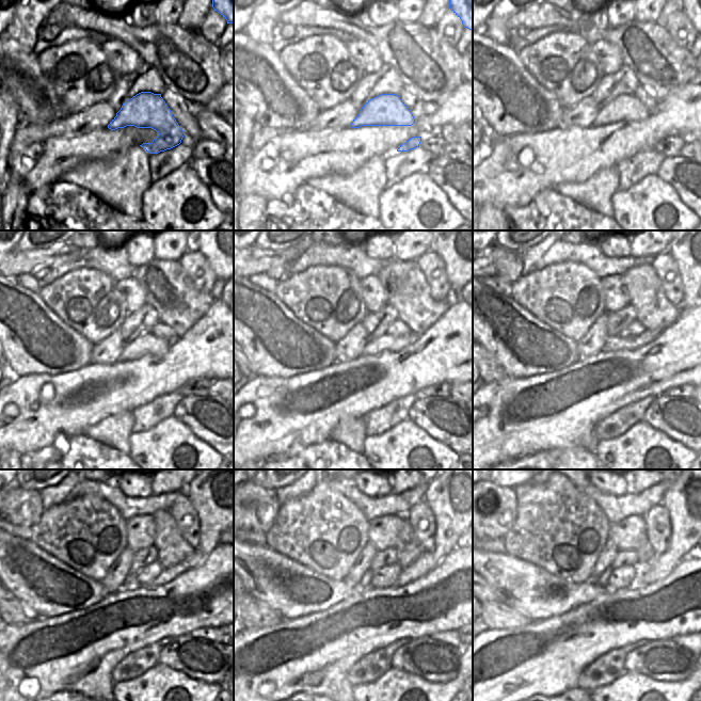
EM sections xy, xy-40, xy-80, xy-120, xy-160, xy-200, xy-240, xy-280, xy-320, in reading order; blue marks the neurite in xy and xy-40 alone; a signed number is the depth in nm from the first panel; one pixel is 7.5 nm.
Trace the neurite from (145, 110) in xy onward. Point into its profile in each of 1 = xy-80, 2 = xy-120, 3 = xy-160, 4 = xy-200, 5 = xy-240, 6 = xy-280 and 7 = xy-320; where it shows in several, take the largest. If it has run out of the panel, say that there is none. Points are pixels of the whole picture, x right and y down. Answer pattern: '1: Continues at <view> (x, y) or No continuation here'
1: Continues at xy-80 (625, 108)
2: Continues at xy-120 (148, 344)
3: Continues at xy-160 (389, 343)
4: Continues at xy-200 (615, 344)
5: Continues at xy-240 (211, 492)
6: Continues at xy-280 (450, 496)
7: Continues at xy-320 (689, 500)

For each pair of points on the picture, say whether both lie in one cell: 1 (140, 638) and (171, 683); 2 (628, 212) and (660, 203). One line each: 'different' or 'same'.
1: different
2: same

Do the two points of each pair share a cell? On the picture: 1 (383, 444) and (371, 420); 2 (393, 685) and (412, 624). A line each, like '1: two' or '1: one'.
1: two
2: two

